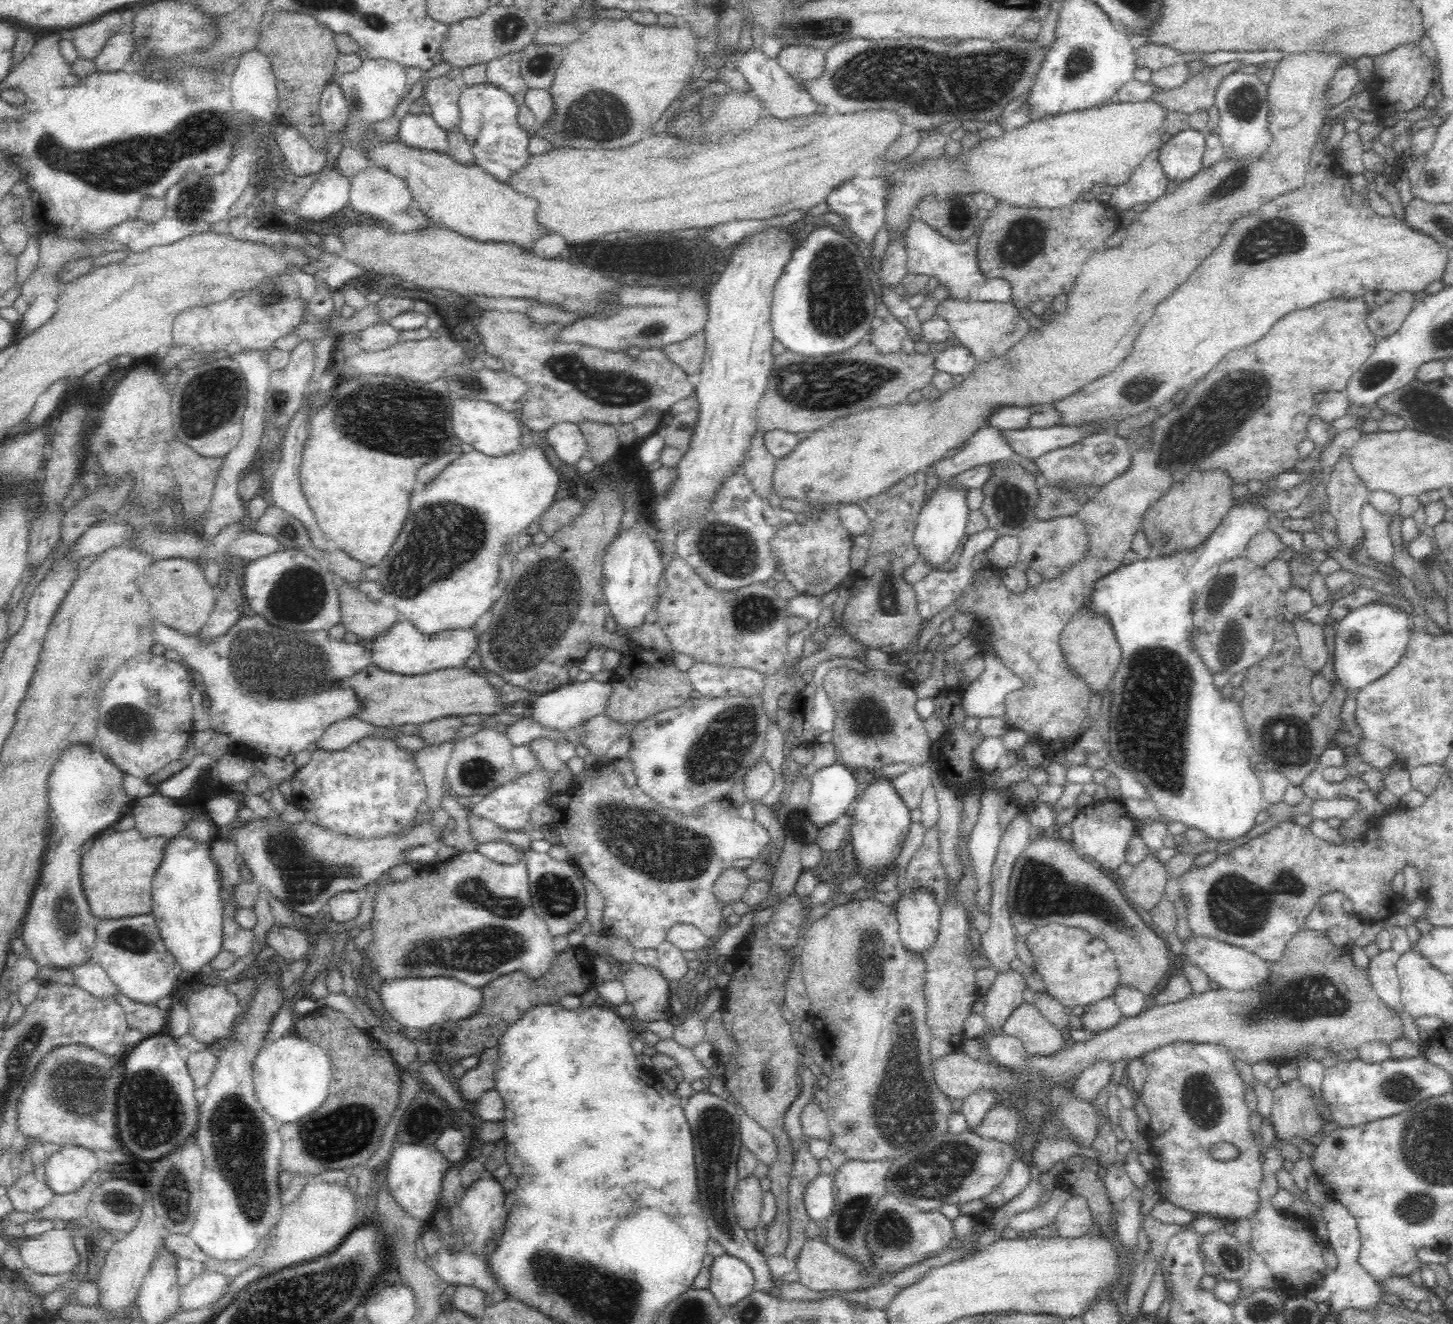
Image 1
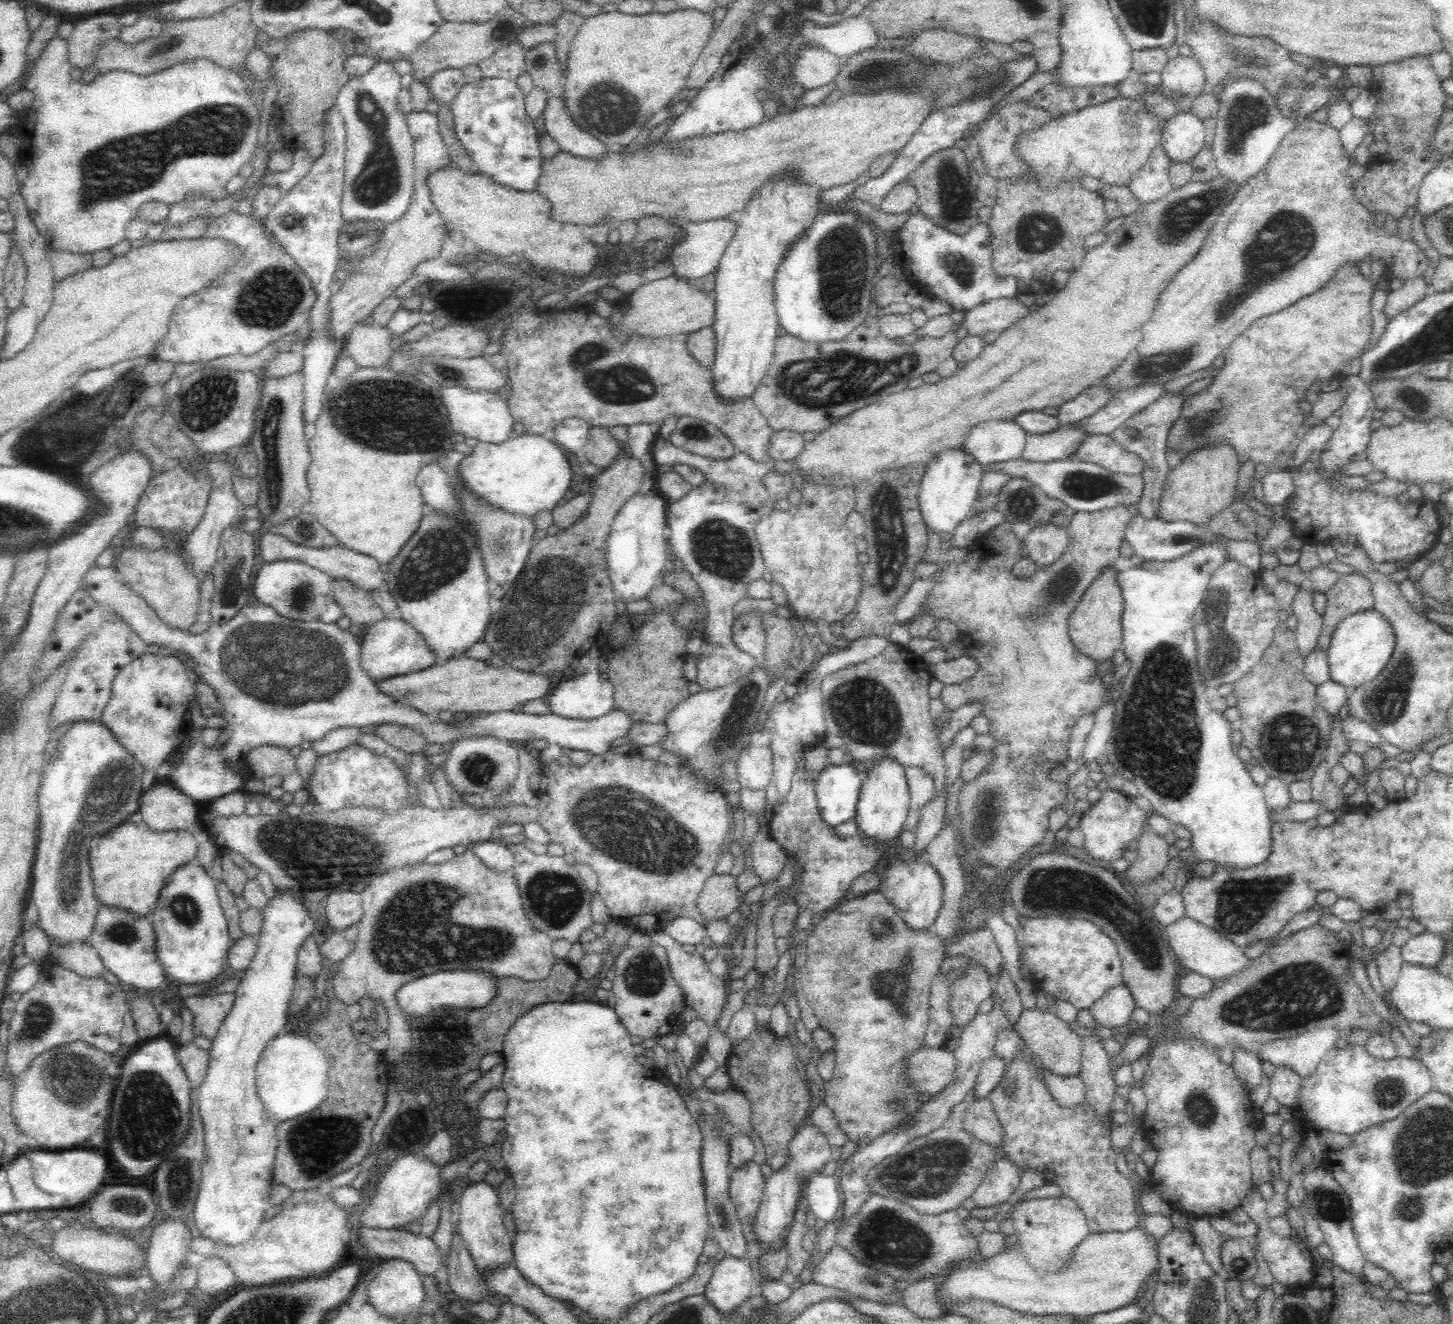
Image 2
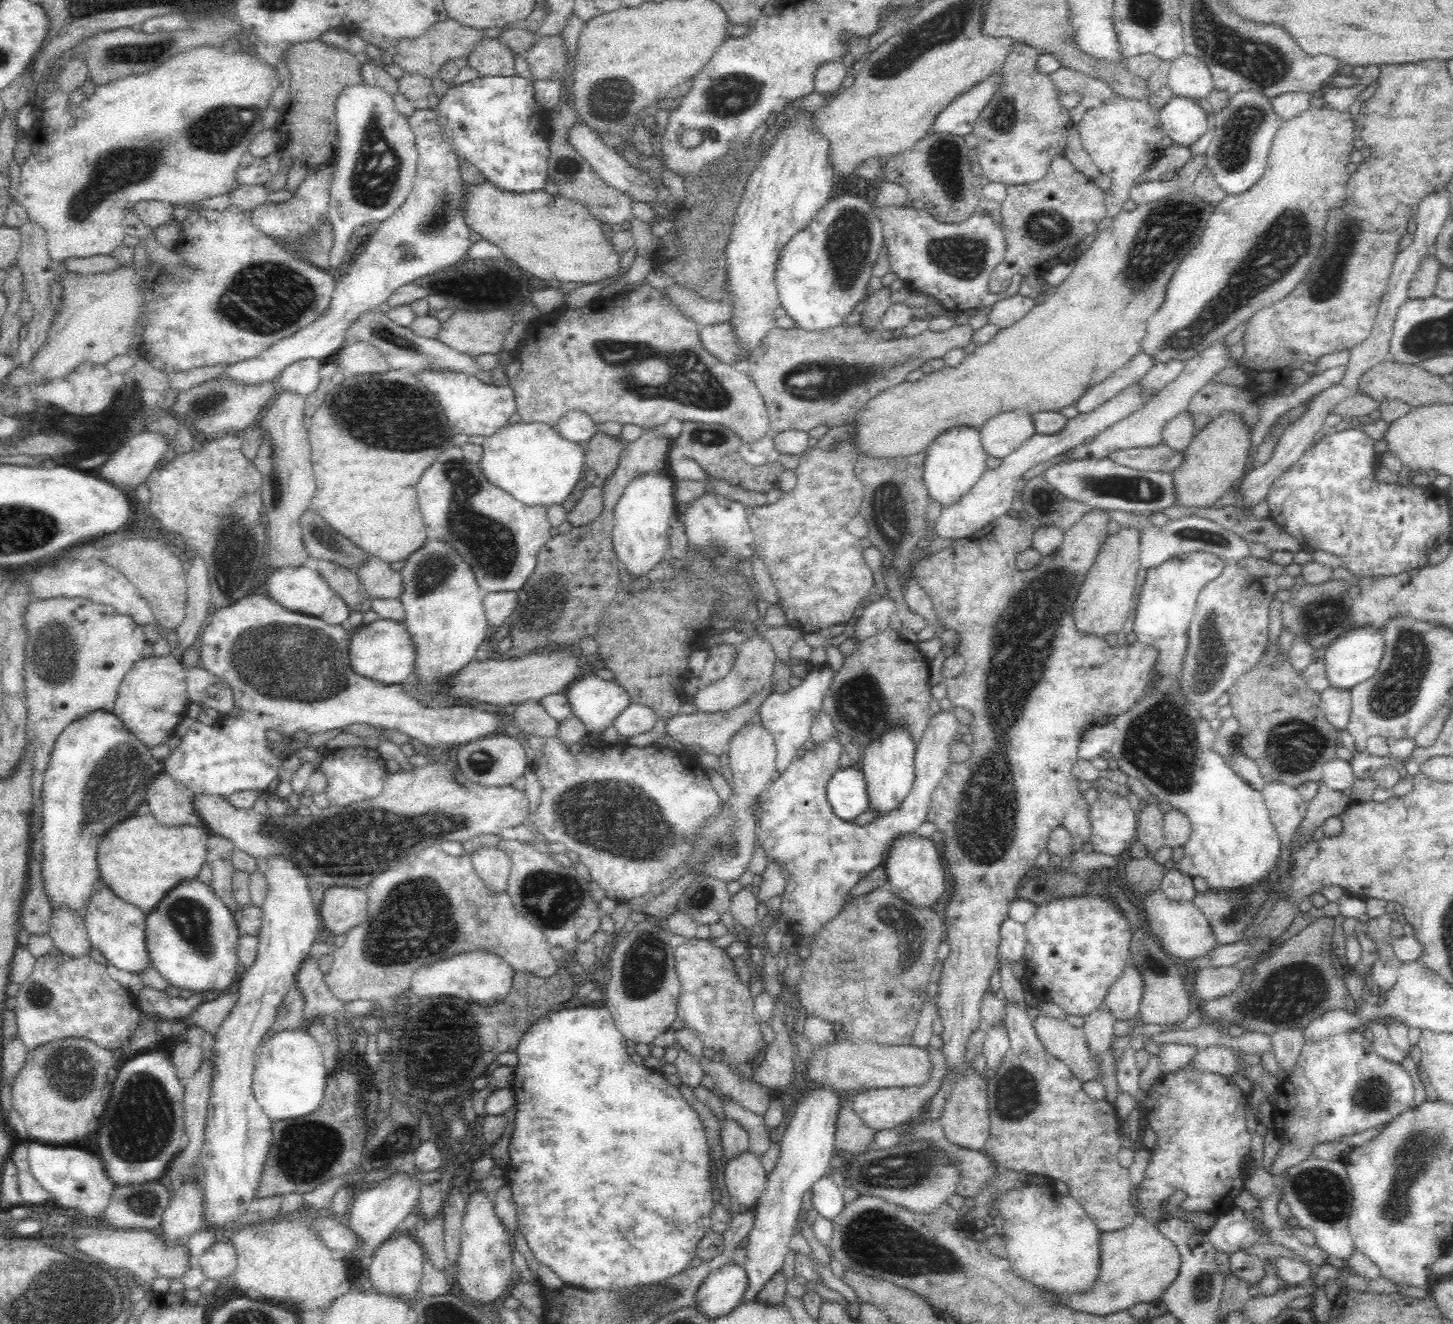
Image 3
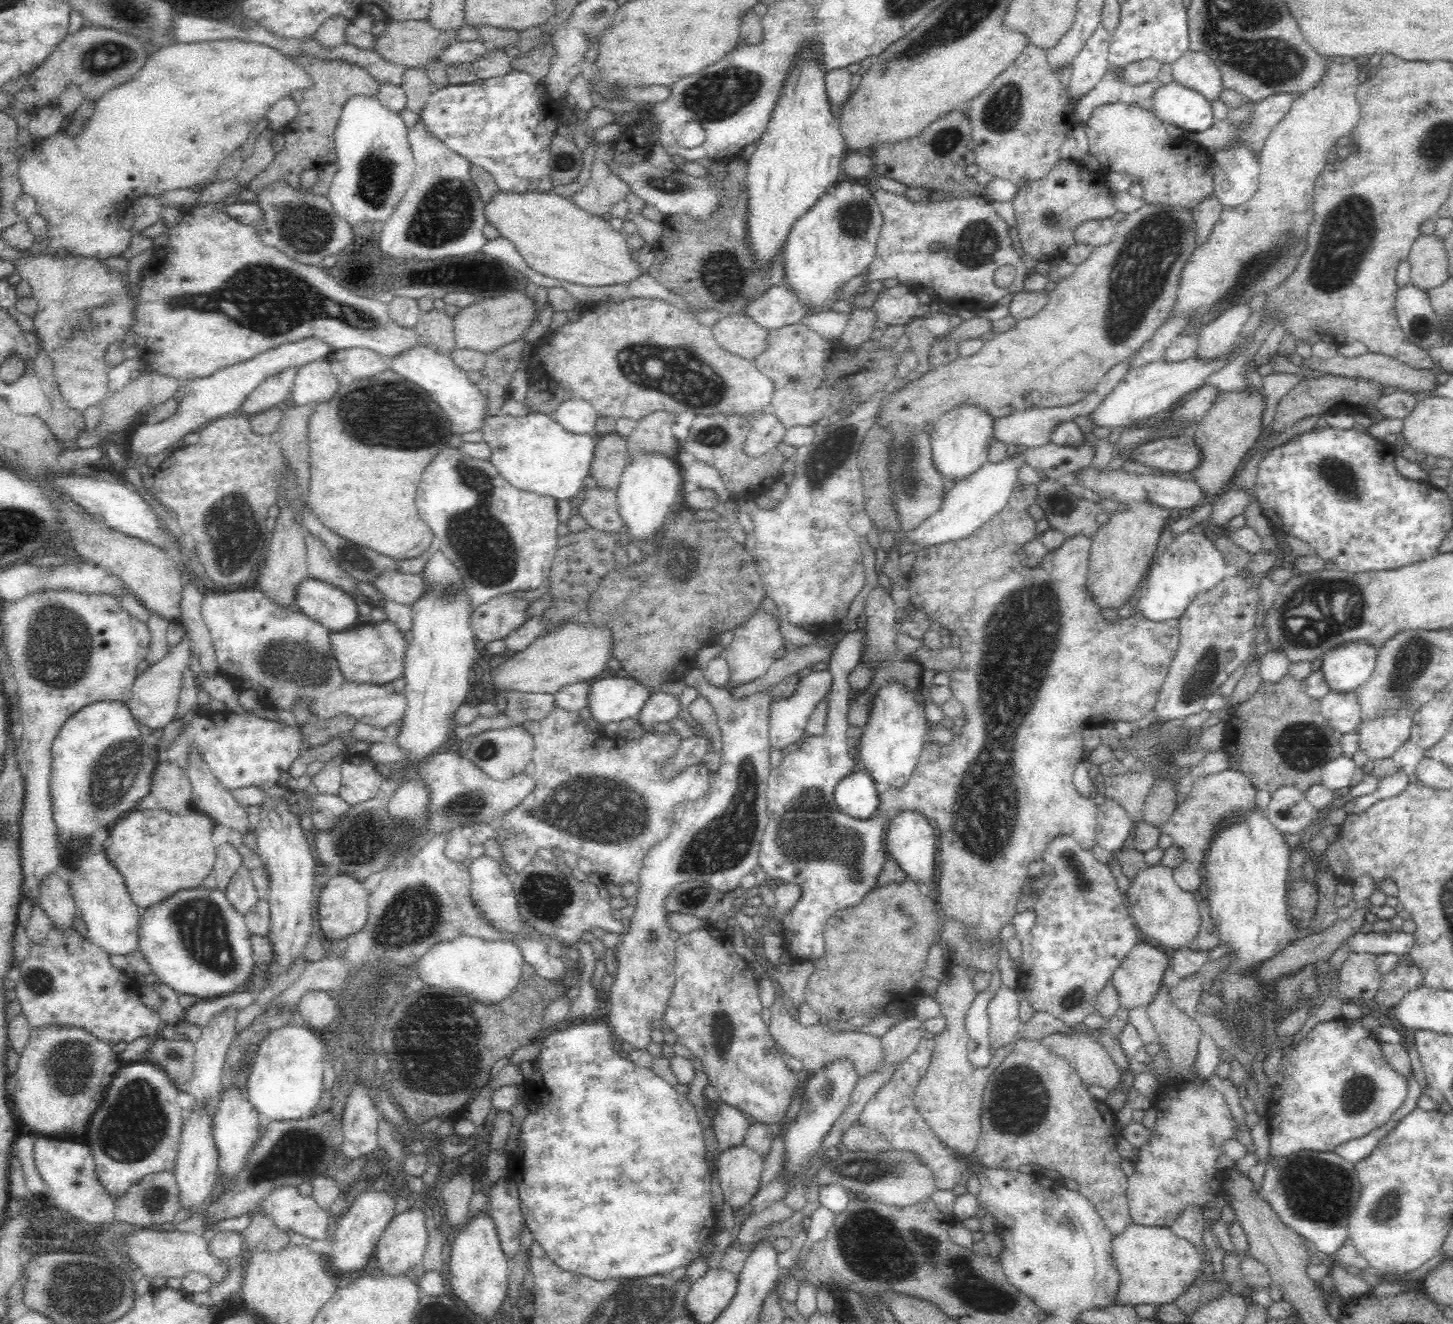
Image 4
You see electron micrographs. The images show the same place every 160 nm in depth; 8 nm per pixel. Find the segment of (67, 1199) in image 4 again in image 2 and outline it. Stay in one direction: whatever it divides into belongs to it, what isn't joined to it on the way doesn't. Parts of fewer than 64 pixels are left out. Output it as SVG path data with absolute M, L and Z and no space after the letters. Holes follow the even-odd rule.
M32 1150L27 1152L33 1181L40 1191L48 1194L60 1194L66 1198L67 1206L80 1206L84 1202L91 1202L106 1184L106 1170L108 1170L108 1156L90 1152L90 1150Z

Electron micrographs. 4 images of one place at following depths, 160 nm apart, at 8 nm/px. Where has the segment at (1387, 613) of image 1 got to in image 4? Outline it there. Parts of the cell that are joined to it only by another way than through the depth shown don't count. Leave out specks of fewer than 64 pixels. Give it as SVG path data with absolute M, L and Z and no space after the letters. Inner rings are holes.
M1348 642L1326 652L1320 670L1332 691L1357 692L1372 676L1376 663L1376 647L1363 642Z

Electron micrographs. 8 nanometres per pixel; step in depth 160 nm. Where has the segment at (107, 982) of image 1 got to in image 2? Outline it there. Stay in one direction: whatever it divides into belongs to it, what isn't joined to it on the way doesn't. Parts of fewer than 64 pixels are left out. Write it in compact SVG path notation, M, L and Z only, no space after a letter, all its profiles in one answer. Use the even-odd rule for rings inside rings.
M90 940L70 942L70 944L51 944L49 954L54 954L59 965L76 972L83 978L101 976L104 966L99 953L93 948Z

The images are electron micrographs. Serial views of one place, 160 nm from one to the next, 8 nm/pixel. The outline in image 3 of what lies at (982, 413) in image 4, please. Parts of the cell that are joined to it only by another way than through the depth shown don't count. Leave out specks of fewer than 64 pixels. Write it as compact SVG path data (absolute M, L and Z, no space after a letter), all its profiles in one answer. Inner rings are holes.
M952 426L948 430L940 431L936 440L928 446L924 453L926 461L924 466L924 482L929 497L944 506L960 500L971 486L976 484L980 474L987 469L987 453L981 442L981 430L976 426Z

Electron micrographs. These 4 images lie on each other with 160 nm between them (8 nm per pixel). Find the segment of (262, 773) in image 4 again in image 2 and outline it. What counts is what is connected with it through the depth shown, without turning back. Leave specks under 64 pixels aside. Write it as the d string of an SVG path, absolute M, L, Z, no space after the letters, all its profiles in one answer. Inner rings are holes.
M92 564L80 579L79 588L85 590L94 602L109 607L123 618L145 643L159 644L166 653L190 656L196 664L193 672L206 679L218 691L224 703L224 711L220 716L226 720L226 725L219 729L219 735L212 744L206 745L202 738L192 743L166 778L194 800L208 800L210 803L214 798L231 792L245 791L244 784L254 777L248 765L248 754L257 746L270 744L288 748L303 747L338 728L361 729L372 724L394 724L417 732L429 744L455 744L466 738L492 736L525 745L532 737L540 737L548 739L550 743L556 743L563 750L585 750L594 755L608 750L608 744L612 740L628 736L628 730L632 730L632 724L635 722L631 714L622 710L612 710L609 714L593 720L565 718L560 714L527 714L518 709L488 713L476 718L453 719L452 715L431 715L421 712L412 703L394 699L392 695L382 691L376 680L368 676L359 663L360 644L356 635L348 632L346 628L338 627L337 623L286 618L276 611L276 607L264 603L245 604L226 622L212 622L204 632L192 635L186 630L172 629L162 622L144 597L132 590L112 566L100 568L98 564Z

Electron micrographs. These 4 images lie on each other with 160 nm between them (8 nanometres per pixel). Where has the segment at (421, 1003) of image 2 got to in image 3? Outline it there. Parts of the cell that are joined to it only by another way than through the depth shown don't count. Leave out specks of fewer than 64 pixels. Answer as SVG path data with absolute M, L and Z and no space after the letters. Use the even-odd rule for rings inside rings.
M466 950L460 954L452 954L448 958L430 962L420 966L412 978L412 990L416 996L458 996L462 1000L472 1000L476 1004L488 1006L504 1000L513 986L515 968L512 963L490 950Z

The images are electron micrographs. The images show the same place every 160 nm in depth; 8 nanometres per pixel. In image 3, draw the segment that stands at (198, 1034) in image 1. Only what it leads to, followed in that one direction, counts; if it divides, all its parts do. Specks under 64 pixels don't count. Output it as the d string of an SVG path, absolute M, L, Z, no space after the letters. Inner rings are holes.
M235 990L224 992L216 1000L201 1002L186 1016L184 1022L199 1026L215 1035L220 1026L222 1026L222 1022L226 1020L228 1014L234 1010L236 1004L238 1004L237 992Z

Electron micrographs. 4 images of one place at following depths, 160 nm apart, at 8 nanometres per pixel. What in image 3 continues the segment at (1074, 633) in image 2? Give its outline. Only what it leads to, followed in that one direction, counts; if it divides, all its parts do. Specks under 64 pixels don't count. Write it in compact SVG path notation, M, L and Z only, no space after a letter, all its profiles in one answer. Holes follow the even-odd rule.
M1120 525L1118 532L1107 534L1093 558L1092 568L1080 587L1074 604L1073 617L1076 629L1104 636L1117 634L1122 630L1130 606L1133 606L1136 576L1139 575L1138 570L1141 567L1140 540L1142 531L1134 525Z

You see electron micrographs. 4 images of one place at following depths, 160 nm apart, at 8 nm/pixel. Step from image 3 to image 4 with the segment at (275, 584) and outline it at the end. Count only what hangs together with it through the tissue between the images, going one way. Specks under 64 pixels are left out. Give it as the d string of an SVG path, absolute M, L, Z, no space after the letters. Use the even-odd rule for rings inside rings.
M308 578L296 594L298 610L330 633L354 627L359 617L358 602L360 599L352 594L313 578Z

